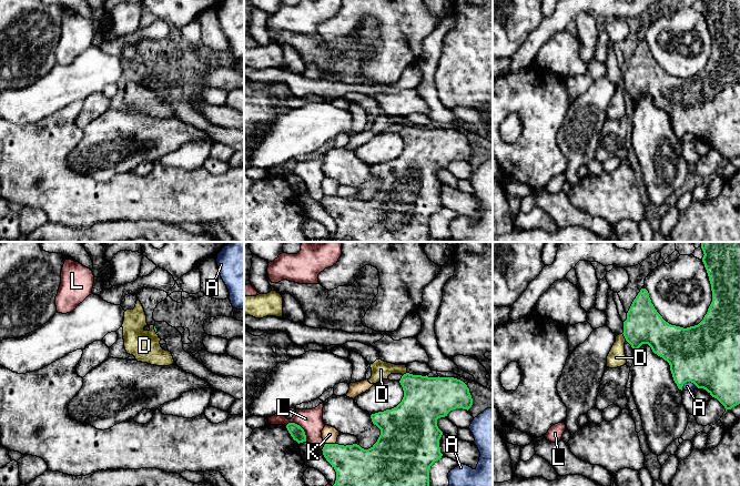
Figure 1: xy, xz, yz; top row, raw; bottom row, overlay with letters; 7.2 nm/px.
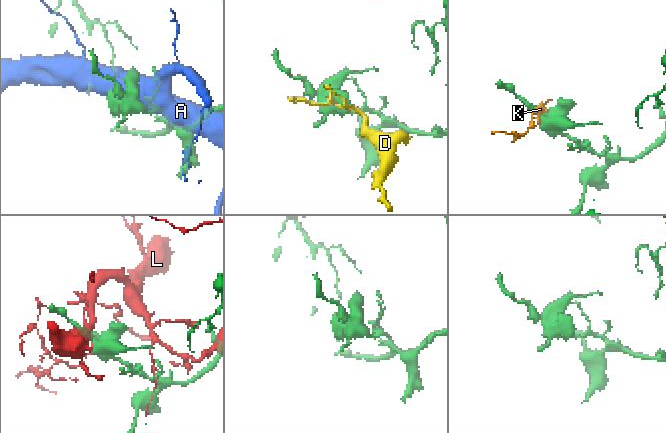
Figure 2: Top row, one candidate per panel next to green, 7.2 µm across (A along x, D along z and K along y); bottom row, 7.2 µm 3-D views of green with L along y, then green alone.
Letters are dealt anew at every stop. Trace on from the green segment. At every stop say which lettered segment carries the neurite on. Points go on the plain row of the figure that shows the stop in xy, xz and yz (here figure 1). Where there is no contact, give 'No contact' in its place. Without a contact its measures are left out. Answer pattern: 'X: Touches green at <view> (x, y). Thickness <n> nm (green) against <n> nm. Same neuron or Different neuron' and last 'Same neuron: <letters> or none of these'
A: Touches green at yz (687, 132). Thickness 460 nm (green) against 60 nm. Different neuron
D: Touches green at yz (624, 87). Thickness 280 nm (green) against 130 nm. Different neuron
K: Touches green at xz (331, 195). Thickness 300 nm (green) against 120 nm. Different neuron
L: Touches green at xz (300, 178). Thickness 100 nm (green) against 170 nm. Different neuron
Same neuron: none of these

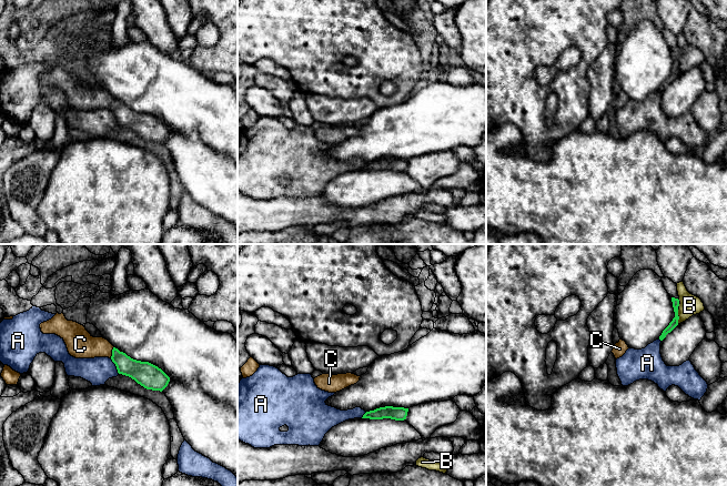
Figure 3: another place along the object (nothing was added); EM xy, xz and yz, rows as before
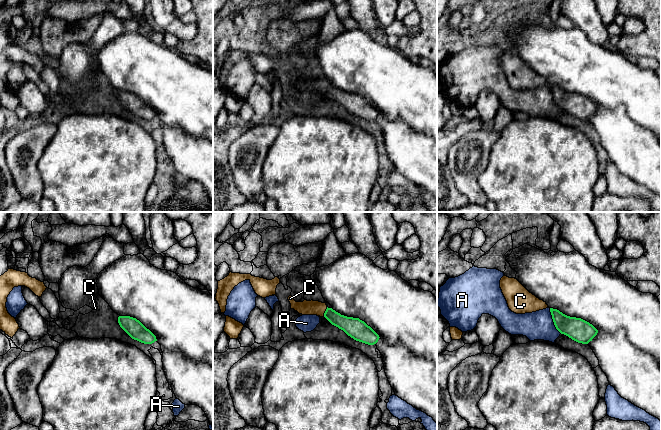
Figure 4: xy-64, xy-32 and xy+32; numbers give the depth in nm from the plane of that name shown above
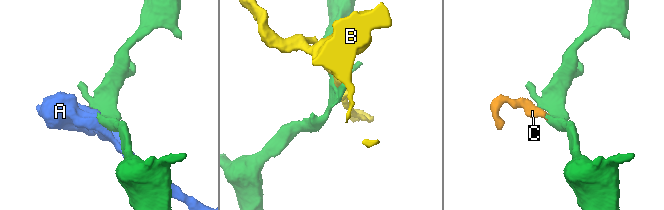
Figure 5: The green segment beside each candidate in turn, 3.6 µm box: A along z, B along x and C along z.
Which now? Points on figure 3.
A: Touches green at xy (115, 117). Thickness 180 nm (green) against 200 nm. Different neuron
B: Touches green at yz (678, 68). Thickness 60 nm (green) against 150 nm. Different neuron
C: Touches green at xy (112, 103). Thickness 150 nm (green) against 200 nm. Same neuron
Same neuron: C

